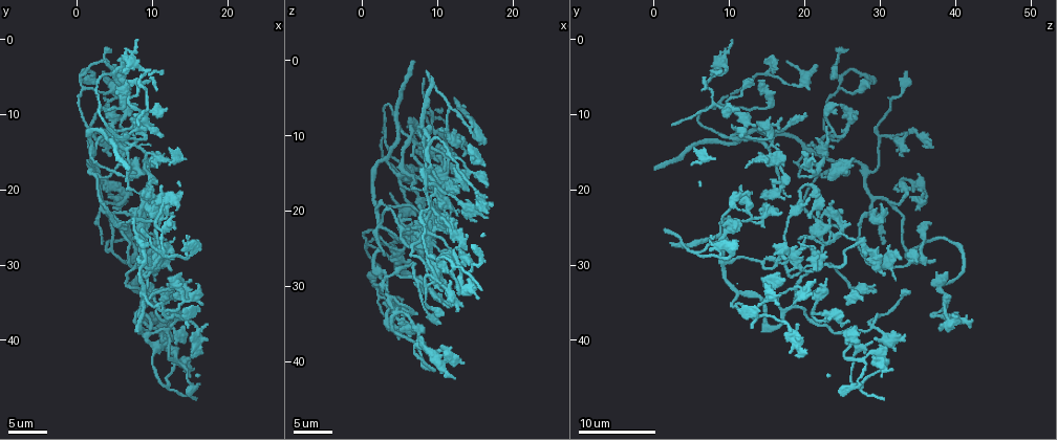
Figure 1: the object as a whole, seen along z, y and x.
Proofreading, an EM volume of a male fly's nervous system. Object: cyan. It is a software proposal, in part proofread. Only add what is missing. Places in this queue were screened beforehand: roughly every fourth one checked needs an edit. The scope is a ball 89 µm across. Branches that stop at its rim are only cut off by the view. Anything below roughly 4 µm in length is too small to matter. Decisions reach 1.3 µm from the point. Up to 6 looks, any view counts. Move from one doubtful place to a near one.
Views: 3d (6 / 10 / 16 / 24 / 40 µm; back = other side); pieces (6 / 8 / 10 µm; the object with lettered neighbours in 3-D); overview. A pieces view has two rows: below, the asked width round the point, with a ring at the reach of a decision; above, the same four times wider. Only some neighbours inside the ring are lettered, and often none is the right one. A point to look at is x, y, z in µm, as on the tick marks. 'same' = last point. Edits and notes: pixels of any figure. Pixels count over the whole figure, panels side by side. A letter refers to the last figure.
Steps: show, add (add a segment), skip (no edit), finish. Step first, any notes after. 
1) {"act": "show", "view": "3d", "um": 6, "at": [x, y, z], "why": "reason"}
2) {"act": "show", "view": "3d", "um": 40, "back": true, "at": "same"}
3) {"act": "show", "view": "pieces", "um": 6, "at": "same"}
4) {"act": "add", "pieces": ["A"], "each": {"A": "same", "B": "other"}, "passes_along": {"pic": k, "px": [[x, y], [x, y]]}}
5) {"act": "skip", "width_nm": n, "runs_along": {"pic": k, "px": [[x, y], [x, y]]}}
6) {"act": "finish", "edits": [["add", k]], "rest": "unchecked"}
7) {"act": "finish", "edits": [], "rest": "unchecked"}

{"act": "show", "view": "3d", "um": 6, "at": [7.5, 26.5, 19.5], "why": "free end"}

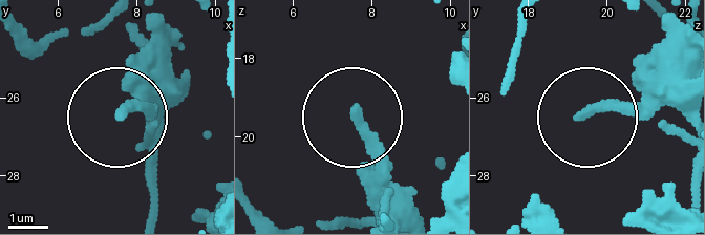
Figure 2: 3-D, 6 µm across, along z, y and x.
{"act": "show", "view": "pieces", "um": 8, "at": [7.60, 26.45, 19.40], "why": "see the neighbours"}

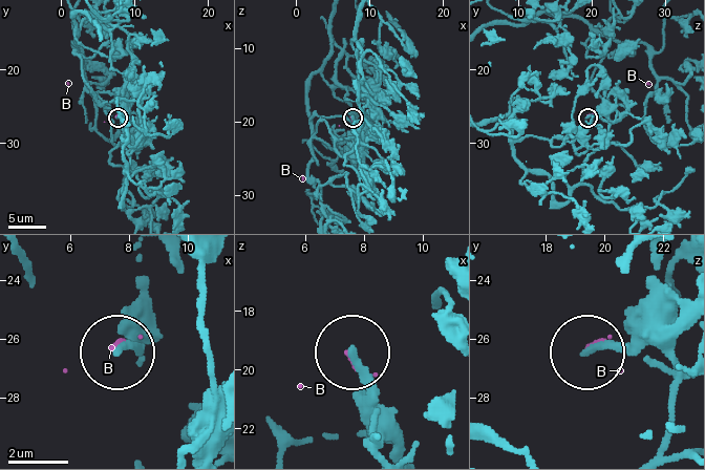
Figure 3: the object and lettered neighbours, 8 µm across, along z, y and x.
{"act": "skip", "width_nm": 220, "each": {"B": "other"}, "runs_along": {"pic": 3, "px": [[677, 292], [671, 279], [626, 335], [591, 347]]}, "found": "no lettered segment goes on from it"}

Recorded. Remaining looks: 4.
{"act": "show", "view": "3d", "um": 6, "at": [12.0, 36.0, 21.5], "why": "branch stops here"}

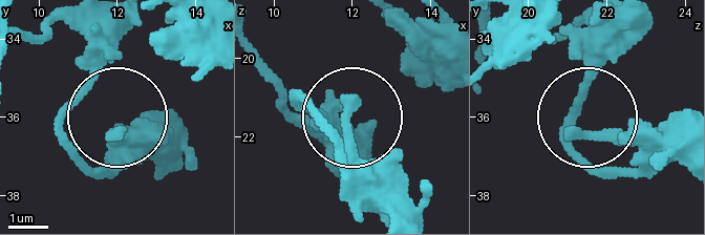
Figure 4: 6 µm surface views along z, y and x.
{"act": "show", "view": "pieces", "um": 8, "at": [12.00, 36.45, 21.15]}

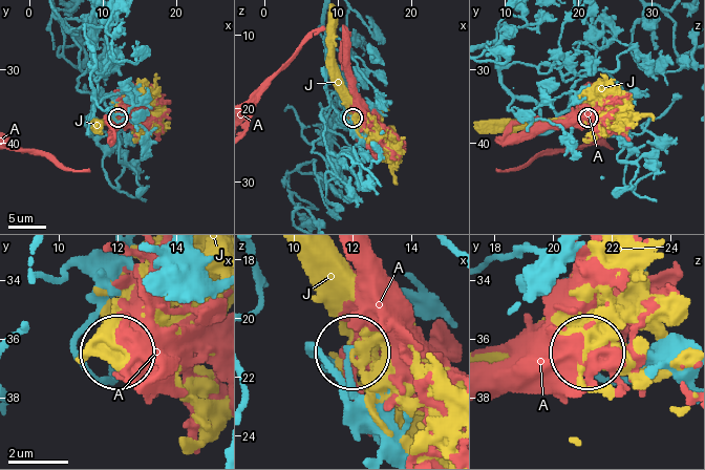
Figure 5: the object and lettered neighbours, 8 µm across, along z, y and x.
{"act": "skip", "each": {"A": "other", "J": "other"}, "found": "none of them fits"}

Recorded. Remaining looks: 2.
{"act": "show", "view": "pieces", "um": 8, "at": [3.5, 27.0, 30.5], "why": "an open end"}

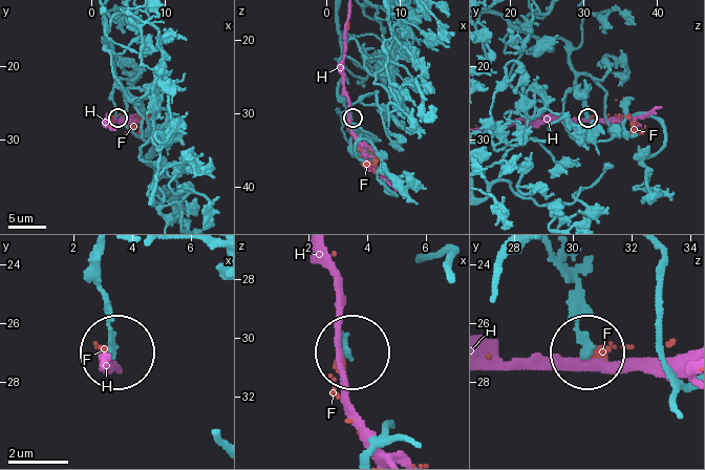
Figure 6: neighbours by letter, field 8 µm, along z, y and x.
{"act": "skip", "width_nm": 150, "each": {"F": "other", "H": "other"}, "runs_along": {"pic": 6, "px": [[101, 258], [113, 346]]}, "found": "none of them fits"}

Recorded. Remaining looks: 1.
{"act": "finish", "edits": [], "rest": "unchecked"}

